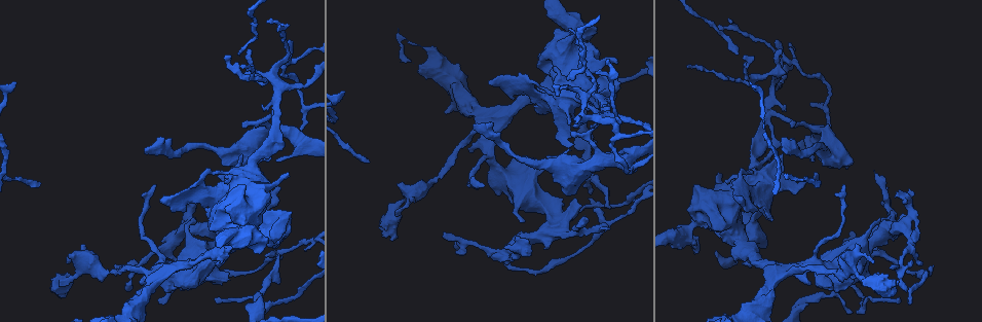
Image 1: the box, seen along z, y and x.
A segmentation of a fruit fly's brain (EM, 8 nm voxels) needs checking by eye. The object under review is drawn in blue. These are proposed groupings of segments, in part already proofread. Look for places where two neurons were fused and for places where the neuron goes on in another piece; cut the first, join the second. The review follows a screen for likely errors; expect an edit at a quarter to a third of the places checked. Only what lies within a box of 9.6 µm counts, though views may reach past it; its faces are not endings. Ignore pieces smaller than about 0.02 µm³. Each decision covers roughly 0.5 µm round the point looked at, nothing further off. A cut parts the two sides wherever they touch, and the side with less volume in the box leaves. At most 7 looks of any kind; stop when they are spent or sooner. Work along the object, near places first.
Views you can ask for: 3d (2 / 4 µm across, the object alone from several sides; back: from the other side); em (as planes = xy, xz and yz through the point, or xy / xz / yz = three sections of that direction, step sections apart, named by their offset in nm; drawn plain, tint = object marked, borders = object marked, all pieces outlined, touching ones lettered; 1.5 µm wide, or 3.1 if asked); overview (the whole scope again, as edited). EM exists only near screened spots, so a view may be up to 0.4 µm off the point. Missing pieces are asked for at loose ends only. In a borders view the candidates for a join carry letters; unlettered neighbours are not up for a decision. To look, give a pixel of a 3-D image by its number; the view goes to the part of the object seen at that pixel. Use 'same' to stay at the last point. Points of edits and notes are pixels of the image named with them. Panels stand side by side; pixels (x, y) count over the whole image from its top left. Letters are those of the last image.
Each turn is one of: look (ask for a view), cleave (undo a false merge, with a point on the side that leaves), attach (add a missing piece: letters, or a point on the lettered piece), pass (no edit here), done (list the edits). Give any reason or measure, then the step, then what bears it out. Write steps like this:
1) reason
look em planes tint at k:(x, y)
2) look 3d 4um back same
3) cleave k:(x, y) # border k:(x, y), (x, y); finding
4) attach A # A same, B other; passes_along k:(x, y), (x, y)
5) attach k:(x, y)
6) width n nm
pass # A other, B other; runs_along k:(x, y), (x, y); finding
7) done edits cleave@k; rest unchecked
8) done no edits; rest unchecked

an open end
look em planes borders at 1:(67, 262)

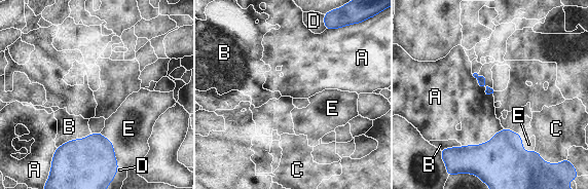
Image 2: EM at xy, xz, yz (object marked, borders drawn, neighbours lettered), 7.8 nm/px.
pass # A other, B other, C other, D other, E other; border 2:(504, 128), (480, 144), (463, 146); no lettered piece goes on from it

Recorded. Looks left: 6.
an open end
look em planes borders at 1:(894, 197)

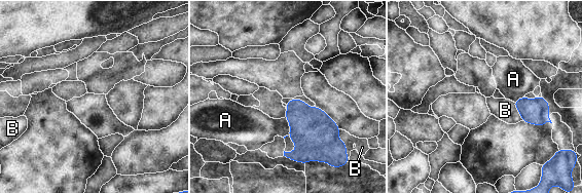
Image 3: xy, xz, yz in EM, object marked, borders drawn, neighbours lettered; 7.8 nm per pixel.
longest_contact B 170 nm
pass # A other, B other; border 3:(512, 102), (522, 120); no lettered piece goes on from it

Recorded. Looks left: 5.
thick turns thin
look em xz step 8 tint at 1:(592, 175)

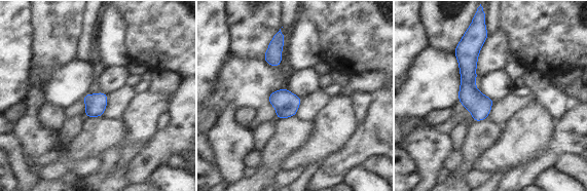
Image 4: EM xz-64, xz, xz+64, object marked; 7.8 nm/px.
another direction
look em yz step 8 tint same

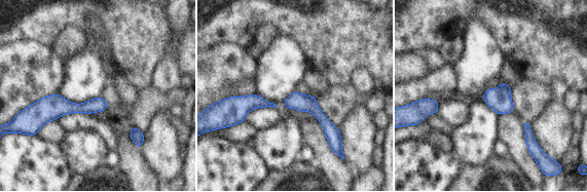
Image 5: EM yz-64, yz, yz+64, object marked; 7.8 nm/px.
see the neighbours
look em yz step 8 borders same

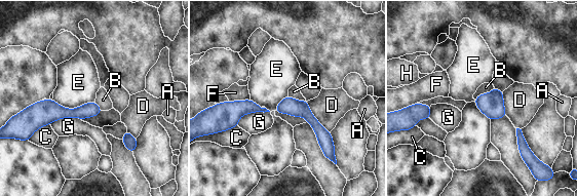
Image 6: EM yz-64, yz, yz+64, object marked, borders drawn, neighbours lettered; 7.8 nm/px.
longest_contact E 340 nm
pass # A other, B other, C other, D other, E other, F other, G other, H other; continuous, no second neuron

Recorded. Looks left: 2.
done no edits; rest unchecked

